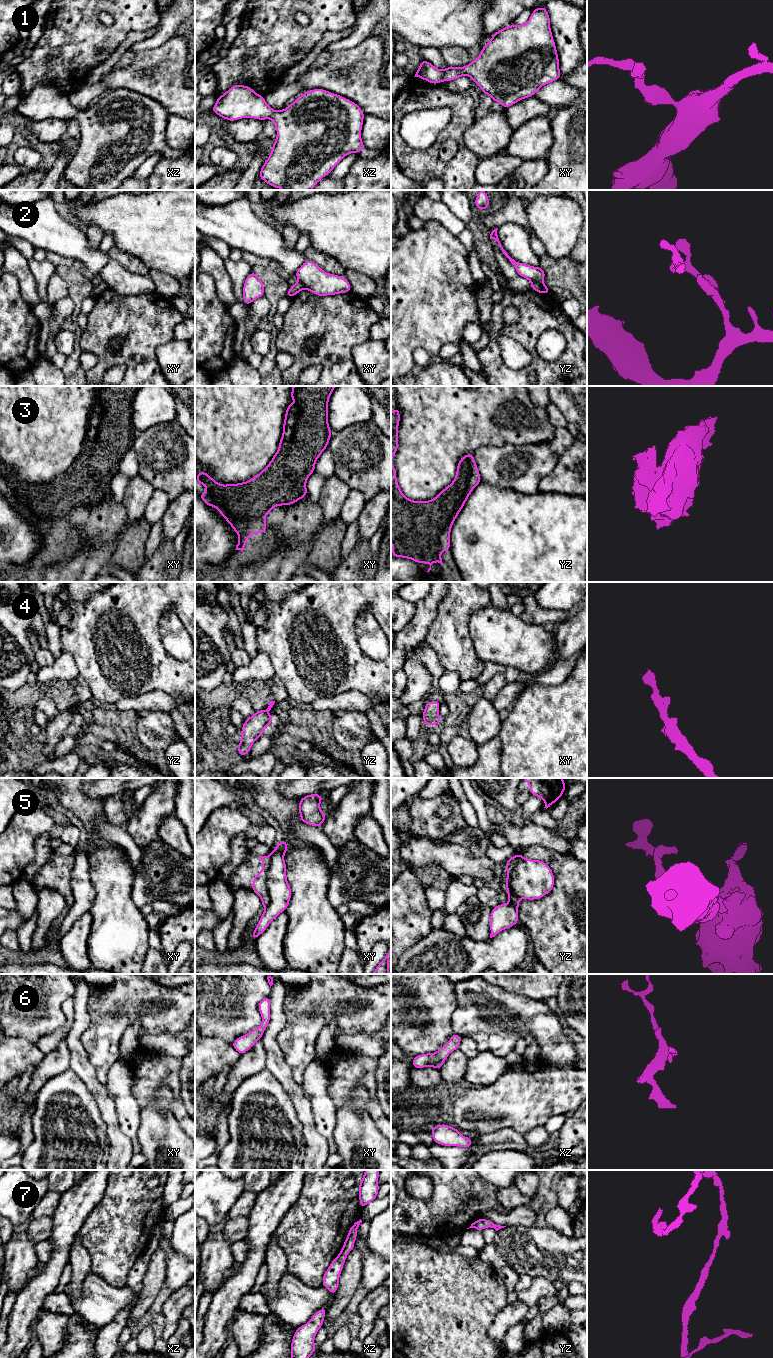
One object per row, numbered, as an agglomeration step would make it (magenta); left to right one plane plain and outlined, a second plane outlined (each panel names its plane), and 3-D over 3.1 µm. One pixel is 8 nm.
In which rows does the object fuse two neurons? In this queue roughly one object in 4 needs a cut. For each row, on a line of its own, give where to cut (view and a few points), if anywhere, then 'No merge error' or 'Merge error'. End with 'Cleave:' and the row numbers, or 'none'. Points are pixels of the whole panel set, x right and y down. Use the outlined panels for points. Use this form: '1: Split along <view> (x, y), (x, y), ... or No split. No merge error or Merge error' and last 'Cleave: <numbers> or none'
1: No split. No merge error
2: Split along yz (531, 282), (538, 282), (544, 293). Merge error
3: No split. No merge error
4: No split. No merge error
5: Split along xy (270, 856), (267, 872), (269, 904), (265, 909). Merge error
6: No split. No merge error
7: No split. No merge error
Cleave: 2, 5

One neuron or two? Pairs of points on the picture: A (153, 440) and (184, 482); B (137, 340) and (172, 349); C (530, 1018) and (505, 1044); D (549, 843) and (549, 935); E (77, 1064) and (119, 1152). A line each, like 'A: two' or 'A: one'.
A: one
B: two
C: one
D: two
E: one

